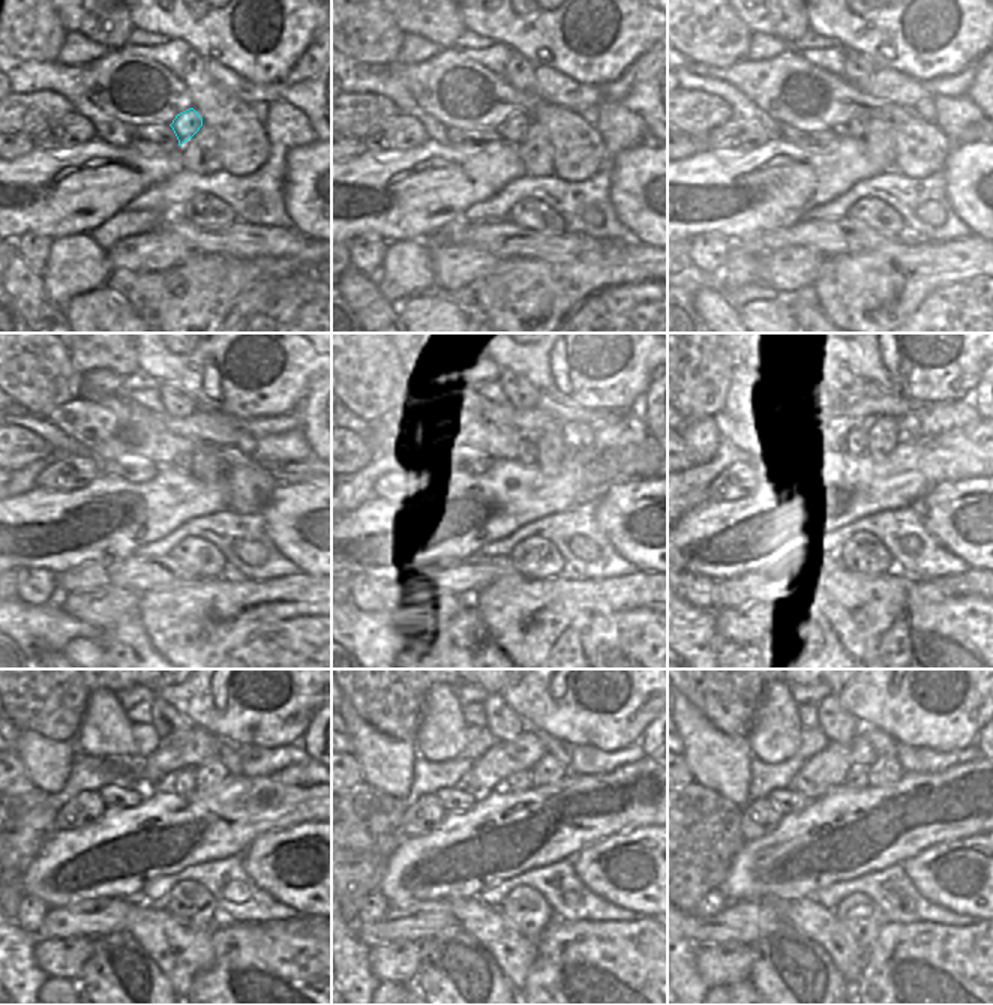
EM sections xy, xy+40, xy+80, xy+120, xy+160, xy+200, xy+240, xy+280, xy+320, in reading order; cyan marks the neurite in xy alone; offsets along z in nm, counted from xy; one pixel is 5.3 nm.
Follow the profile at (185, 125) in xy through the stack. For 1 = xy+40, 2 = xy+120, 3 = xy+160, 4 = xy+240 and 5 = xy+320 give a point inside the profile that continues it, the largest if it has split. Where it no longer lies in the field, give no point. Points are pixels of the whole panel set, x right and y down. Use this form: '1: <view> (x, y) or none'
1: xy+40 (515, 129)
2: xy+120 (183, 462)
3: xy+160 (527, 450)
4: xy+240 (185, 780)
5: xy+320 (857, 779)

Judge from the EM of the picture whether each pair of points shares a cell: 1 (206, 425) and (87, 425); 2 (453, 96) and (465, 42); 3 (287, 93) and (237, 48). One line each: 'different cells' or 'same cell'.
1: same cell
2: different cells
3: different cells

